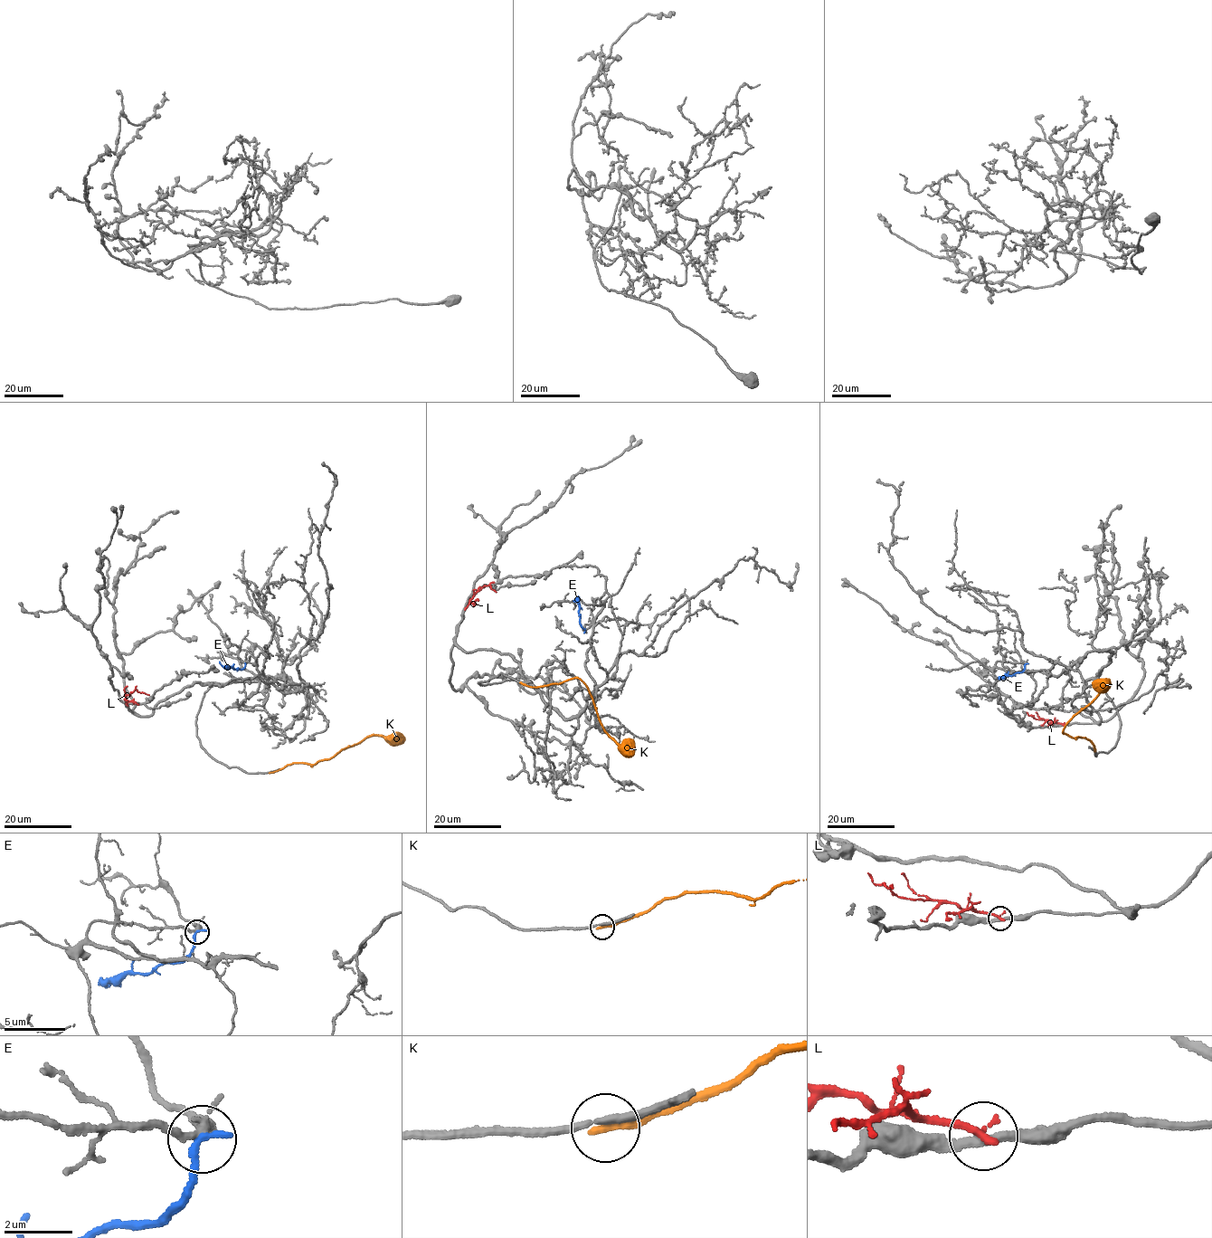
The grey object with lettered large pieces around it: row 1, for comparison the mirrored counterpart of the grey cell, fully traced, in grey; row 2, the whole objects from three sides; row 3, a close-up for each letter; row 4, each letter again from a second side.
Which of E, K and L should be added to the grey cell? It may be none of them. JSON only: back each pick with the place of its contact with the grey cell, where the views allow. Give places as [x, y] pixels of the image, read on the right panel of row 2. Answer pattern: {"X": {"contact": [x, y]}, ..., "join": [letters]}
{"join": []}

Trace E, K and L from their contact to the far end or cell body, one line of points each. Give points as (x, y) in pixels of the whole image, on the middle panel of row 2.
E: (585, 630), (580, 623), (579, 605), (573, 601)
K: (521, 682), (537, 687), (577, 677), (587, 688), (602, 728), (626, 754), (632, 755)
L: (466, 608), (473, 595), (484, 586), (489, 585), (496, 592)

